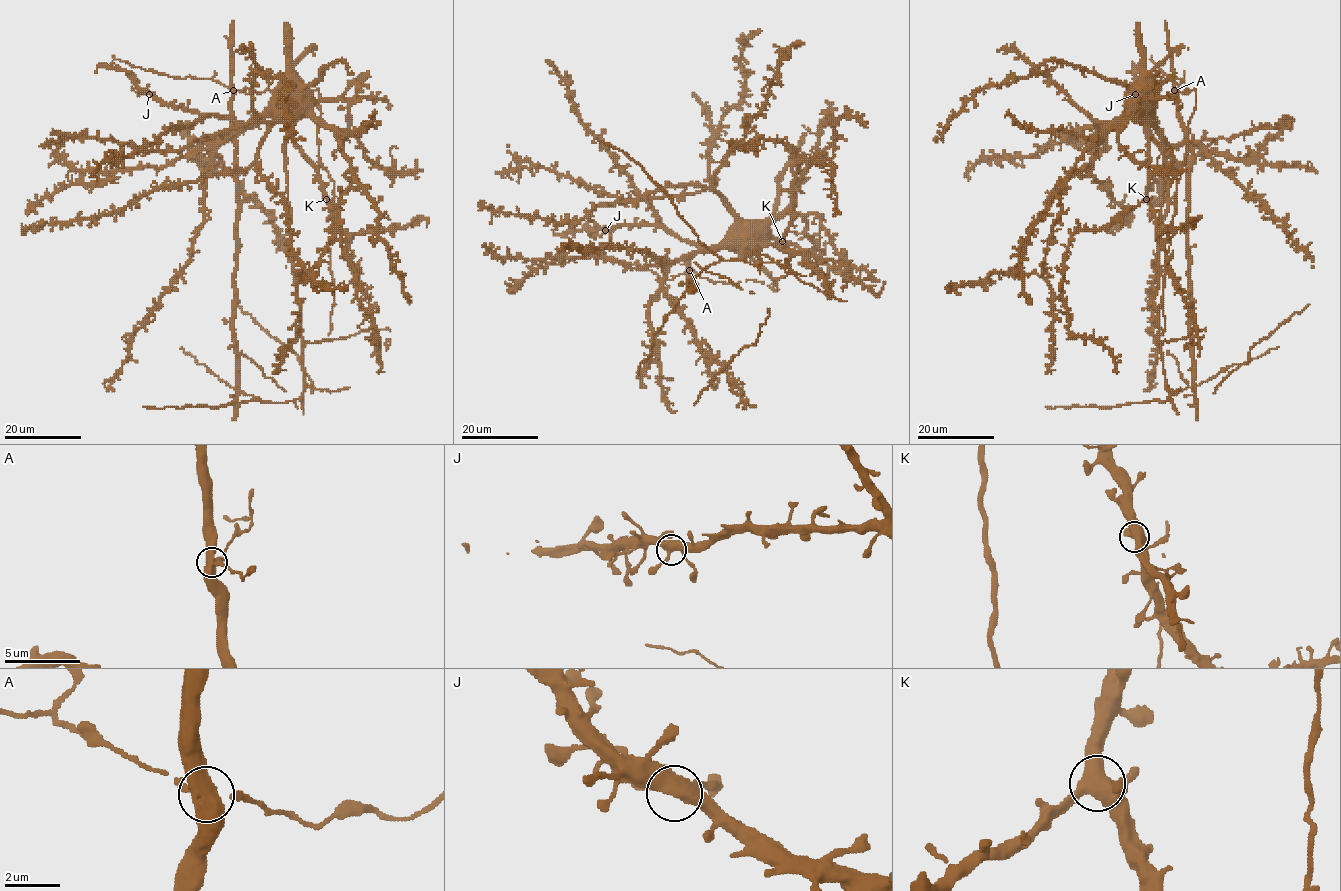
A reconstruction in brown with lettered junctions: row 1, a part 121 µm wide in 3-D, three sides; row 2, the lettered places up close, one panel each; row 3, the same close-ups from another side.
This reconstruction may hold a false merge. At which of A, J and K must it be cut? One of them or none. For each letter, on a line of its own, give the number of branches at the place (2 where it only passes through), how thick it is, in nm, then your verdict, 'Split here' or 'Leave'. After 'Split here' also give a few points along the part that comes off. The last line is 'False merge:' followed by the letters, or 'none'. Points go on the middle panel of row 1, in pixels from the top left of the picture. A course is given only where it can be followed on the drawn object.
A: Branches: 4. Thickness 500 nm. Split here. Course of the part to remove: (690, 269), (691, 288), (694, 284), (689, 294)
J: Branches: 4. Thickness 480 nm. Leave
K: Branches: 4. Thickness 500 nm. Leave
False merge: A

